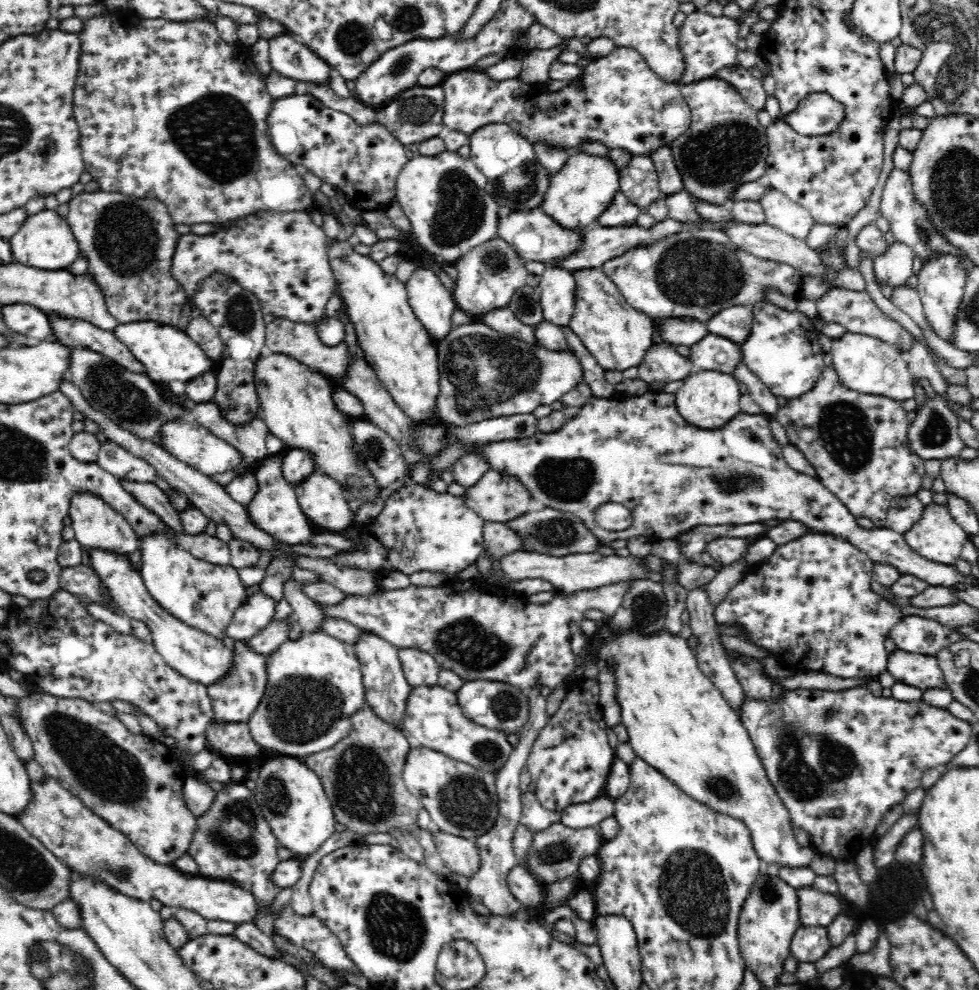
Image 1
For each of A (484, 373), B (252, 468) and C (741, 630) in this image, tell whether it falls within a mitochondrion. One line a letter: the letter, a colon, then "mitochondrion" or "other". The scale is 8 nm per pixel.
A: mitochondrion
B: other
C: other

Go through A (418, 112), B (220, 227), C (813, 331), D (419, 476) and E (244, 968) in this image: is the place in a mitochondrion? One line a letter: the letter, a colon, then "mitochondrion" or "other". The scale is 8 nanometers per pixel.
A: mitochondrion
B: other
C: other
D: other
E: mitochondrion

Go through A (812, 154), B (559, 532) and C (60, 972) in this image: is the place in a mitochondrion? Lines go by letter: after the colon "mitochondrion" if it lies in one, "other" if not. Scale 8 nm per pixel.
A: other
B: mitochondrion
C: mitochondrion

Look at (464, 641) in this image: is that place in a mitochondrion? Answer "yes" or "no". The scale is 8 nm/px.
yes

